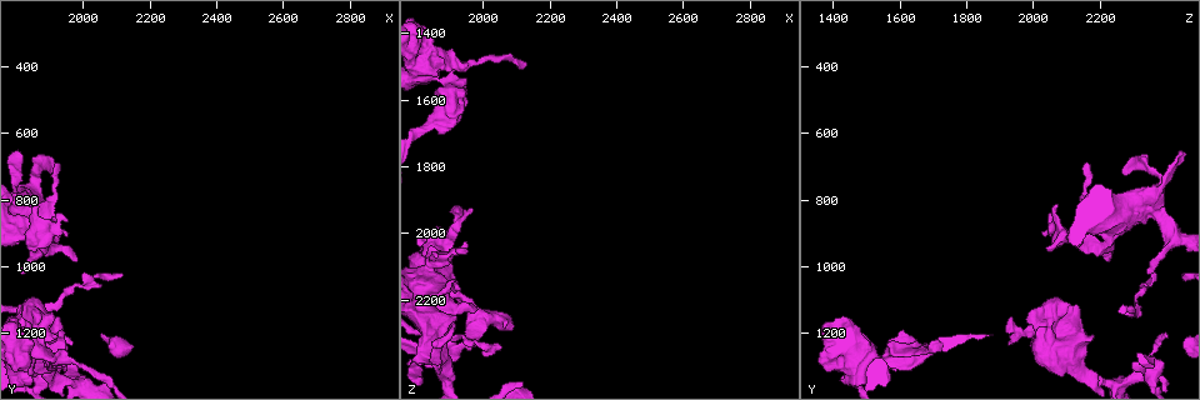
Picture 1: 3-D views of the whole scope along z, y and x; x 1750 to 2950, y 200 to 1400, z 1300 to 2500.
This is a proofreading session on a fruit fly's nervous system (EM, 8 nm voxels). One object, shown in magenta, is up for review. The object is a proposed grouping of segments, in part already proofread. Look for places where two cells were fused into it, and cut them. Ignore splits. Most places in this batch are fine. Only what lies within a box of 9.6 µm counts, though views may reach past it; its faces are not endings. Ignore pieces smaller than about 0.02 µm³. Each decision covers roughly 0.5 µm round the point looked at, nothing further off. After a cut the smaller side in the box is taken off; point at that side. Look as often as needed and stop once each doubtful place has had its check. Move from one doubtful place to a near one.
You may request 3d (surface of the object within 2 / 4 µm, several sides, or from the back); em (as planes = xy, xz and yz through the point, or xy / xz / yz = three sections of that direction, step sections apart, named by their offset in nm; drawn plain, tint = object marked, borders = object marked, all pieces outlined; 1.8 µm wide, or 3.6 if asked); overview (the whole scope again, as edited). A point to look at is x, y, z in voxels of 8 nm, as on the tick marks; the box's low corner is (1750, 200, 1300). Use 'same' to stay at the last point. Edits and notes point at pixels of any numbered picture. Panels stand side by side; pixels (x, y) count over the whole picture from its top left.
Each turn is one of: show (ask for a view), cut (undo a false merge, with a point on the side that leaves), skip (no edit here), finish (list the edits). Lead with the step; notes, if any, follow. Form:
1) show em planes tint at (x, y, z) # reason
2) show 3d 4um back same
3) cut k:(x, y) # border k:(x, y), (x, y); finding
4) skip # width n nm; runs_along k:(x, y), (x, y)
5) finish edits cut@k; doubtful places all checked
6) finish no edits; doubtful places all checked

show em planes borders at (1960, 1280, 1490) # three-way junction

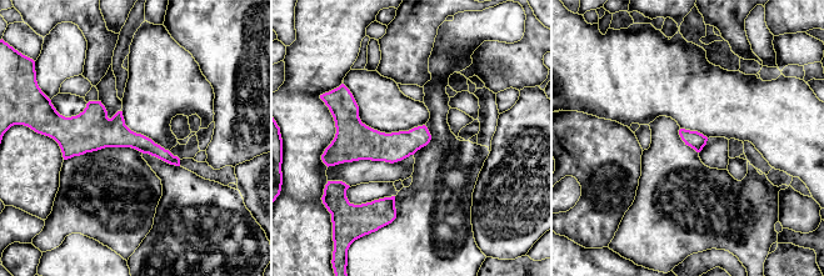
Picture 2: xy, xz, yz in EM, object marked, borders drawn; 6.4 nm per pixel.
skip # width 110 nm; one cell here

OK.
show 3d 2um at (1920, 1210, 1990) # closes a loop

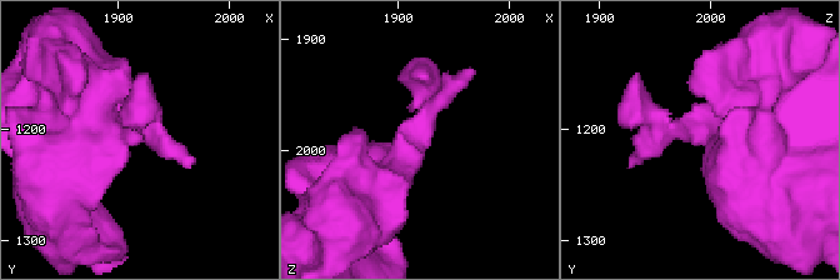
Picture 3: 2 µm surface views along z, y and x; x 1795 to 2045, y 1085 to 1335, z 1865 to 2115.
show em planes tint at (1914, 1200, 1988) # now the EM

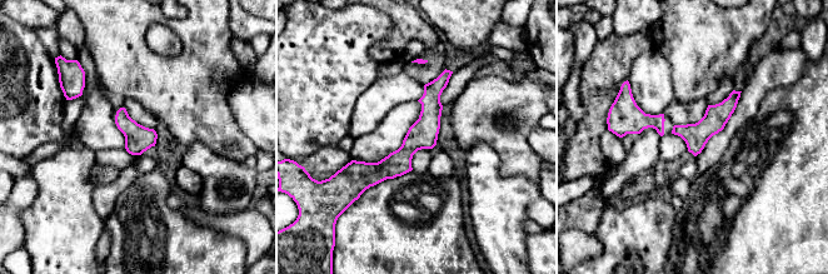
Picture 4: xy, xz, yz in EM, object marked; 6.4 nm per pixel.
skip # runs_along 4:(447, 73), (427, 128), (388, 168), (353, 175); all the same cell

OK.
show em 3.6um xz step 4 tint at (1850, 890, 2240) # sudden change in width

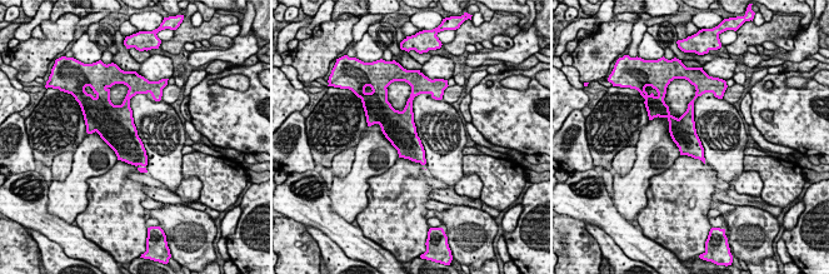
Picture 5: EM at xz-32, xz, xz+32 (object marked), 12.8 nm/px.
skip # one cell here

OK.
show em planes plain at (1830, 900, 2110) # thick turns thin

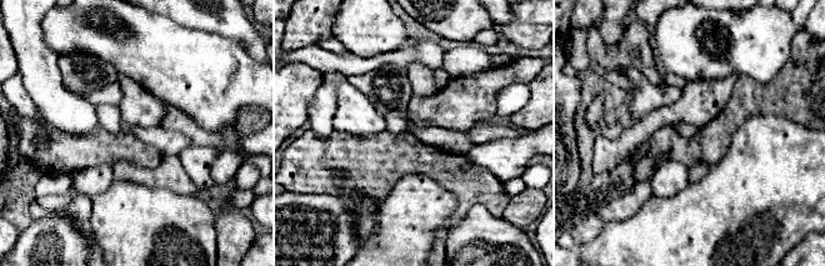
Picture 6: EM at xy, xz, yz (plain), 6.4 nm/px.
show em planes tint same # with the object marked

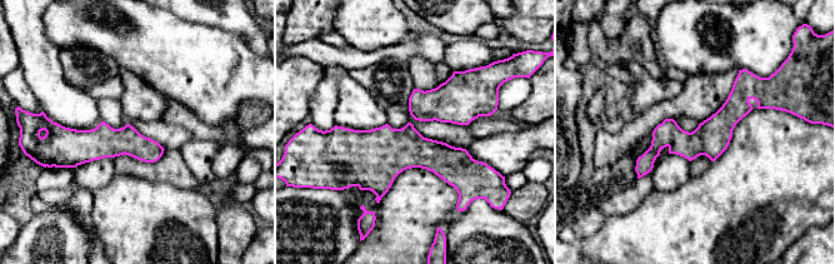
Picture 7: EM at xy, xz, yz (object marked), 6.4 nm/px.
skip # width 180 nm; one cell here

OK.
finish no edits; doubtful places all checked

